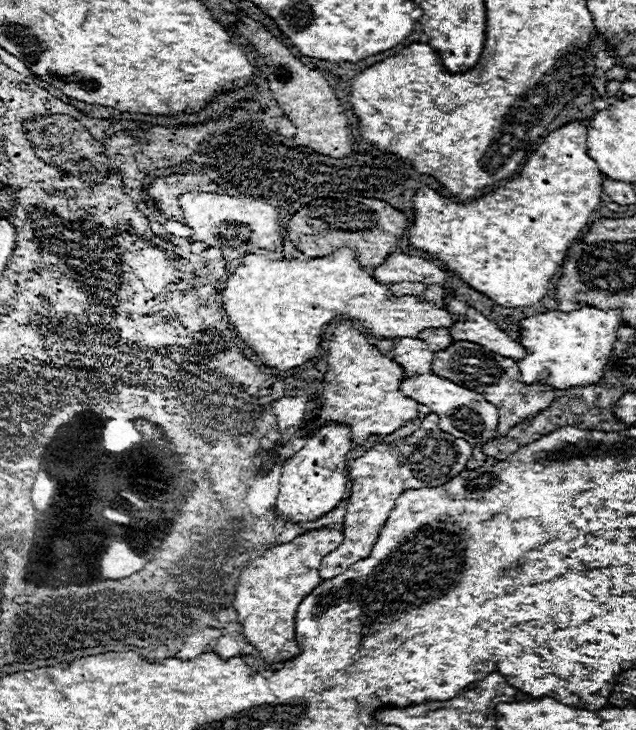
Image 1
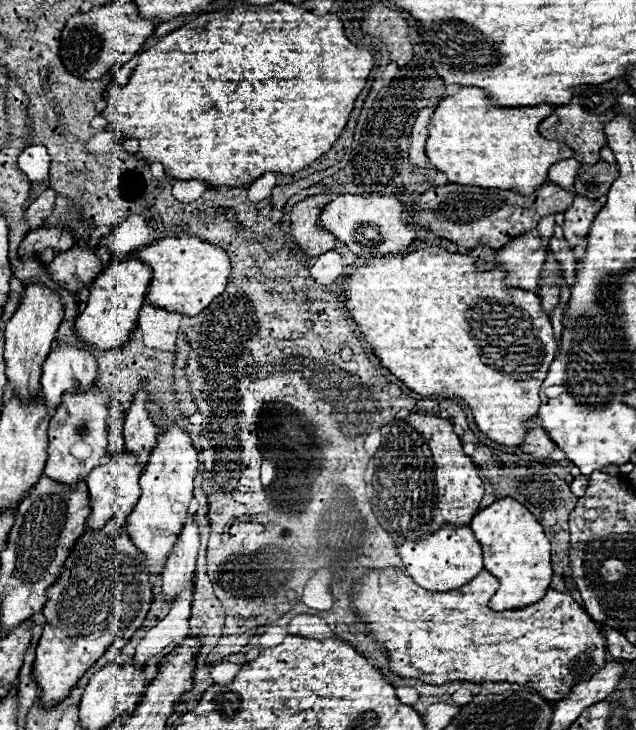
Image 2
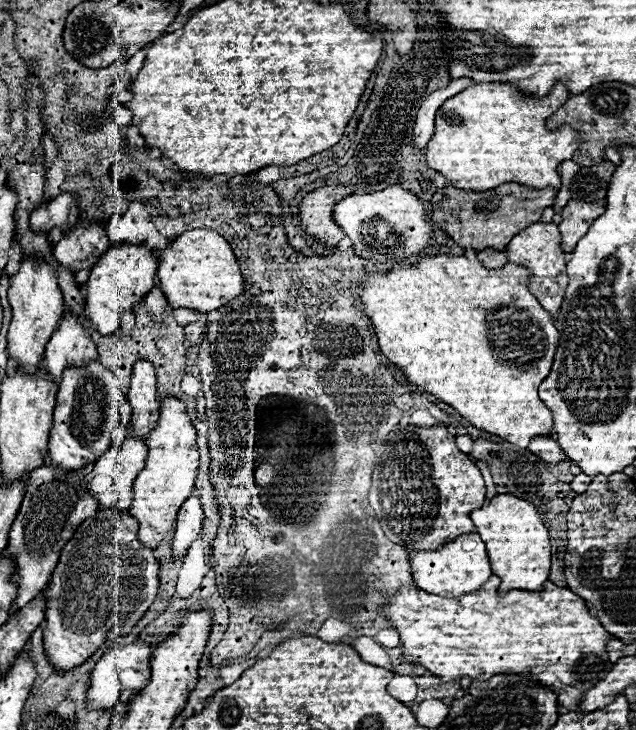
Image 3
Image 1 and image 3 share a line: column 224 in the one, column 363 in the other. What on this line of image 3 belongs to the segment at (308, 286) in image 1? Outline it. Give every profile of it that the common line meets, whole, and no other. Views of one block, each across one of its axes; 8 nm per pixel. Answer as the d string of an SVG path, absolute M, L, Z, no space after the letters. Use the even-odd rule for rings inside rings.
M420 254L414 264L394 264L388 272L372 272L372 274L368 274L366 282L364 282L364 288L360 290L362 310L366 312L366 316L370 318L372 326L374 326L374 332L376 332L376 338L378 338L378 346L380 346L382 354L394 366L400 368L412 384L420 386L424 392L436 396L440 402L446 402L454 410L458 410L478 430L494 434L494 436L498 436L498 438L502 438L502 440L506 440L506 442L510 442L510 444L514 444L518 448L528 448L528 444L530 444L530 440L534 436L550 436L550 432L552 432L552 414L542 404L542 400L538 398L538 386L550 372L554 350L556 350L556 344L558 344L558 330L554 328L552 316L540 306L536 296L532 296L530 290L526 288L526 278L528 276L530 276L530 270L528 268L520 268L516 264L506 264L504 268L488 270L488 268L482 266L482 262L478 258L446 256L446 254L438 254L438 256Z

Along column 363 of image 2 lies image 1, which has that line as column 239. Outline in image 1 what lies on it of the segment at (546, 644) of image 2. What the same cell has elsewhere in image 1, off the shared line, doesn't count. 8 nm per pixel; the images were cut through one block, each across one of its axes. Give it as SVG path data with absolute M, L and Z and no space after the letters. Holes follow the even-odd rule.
M318 528L296 536L292 542L274 546L242 570L232 606L238 612L246 640L260 652L266 662L282 662L300 654L294 632L294 616L298 604L322 582L318 568L322 558L338 548L344 532L340 528Z

